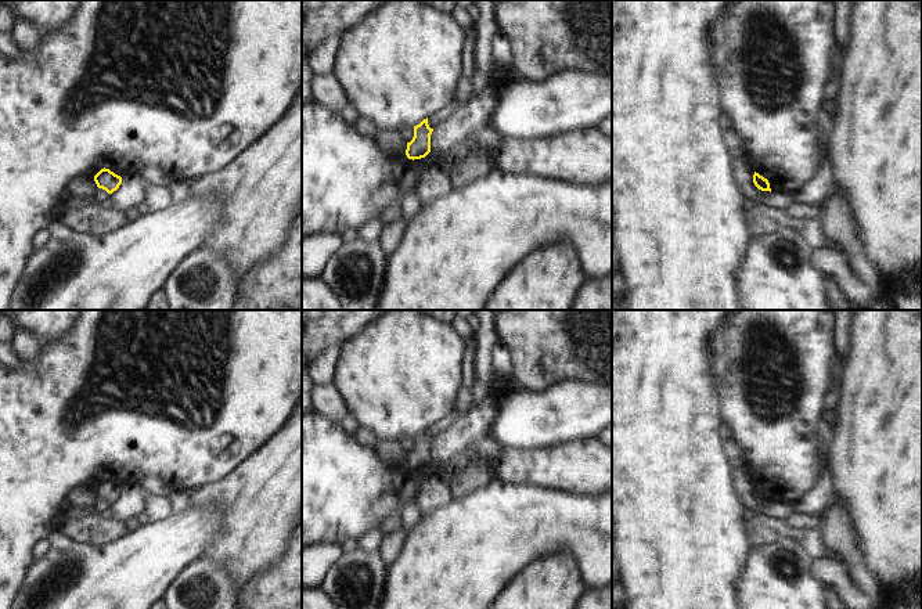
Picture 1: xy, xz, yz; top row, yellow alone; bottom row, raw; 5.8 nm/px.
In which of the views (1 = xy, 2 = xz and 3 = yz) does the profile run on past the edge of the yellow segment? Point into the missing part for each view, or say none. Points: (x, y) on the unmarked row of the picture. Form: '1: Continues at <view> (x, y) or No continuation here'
1: No continuation here
2: No continuation here
3: No continuation here.

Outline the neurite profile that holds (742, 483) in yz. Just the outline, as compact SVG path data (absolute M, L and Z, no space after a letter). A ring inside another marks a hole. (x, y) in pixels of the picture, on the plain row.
M732 468L732 484L745 509L752 509L768 518L786 519L795 512L790 502L771 501L770 504L759 500L753 493L754 480L748 476L743 468Z

